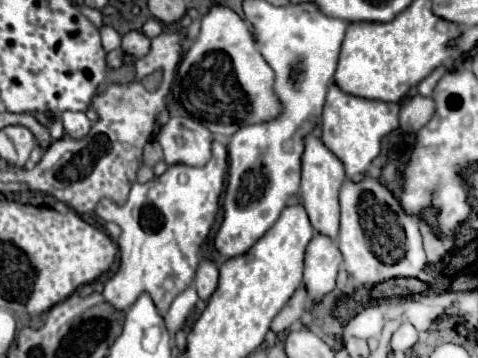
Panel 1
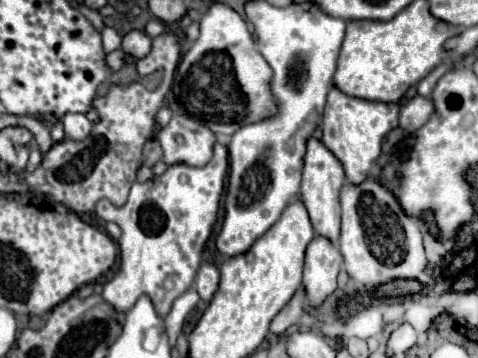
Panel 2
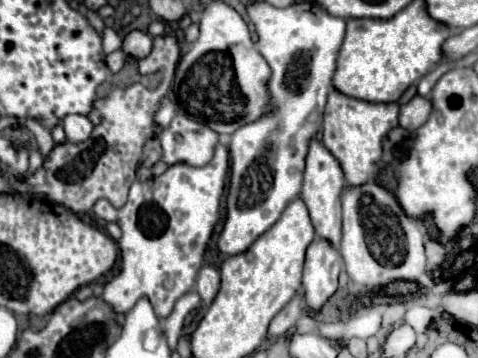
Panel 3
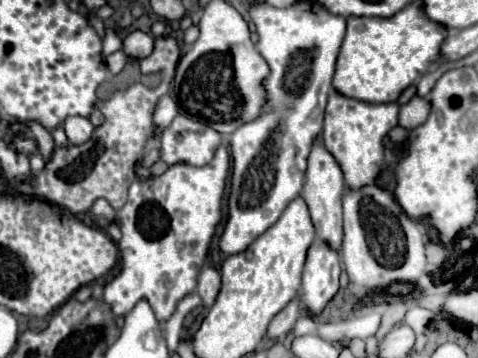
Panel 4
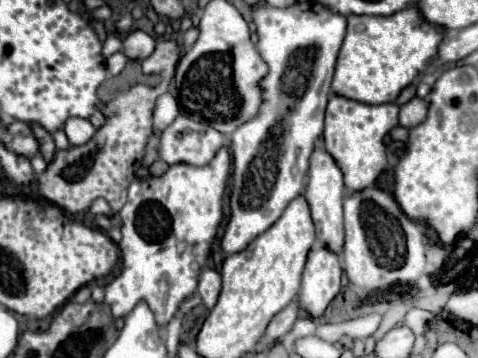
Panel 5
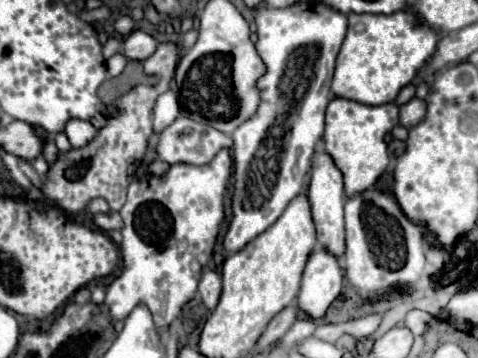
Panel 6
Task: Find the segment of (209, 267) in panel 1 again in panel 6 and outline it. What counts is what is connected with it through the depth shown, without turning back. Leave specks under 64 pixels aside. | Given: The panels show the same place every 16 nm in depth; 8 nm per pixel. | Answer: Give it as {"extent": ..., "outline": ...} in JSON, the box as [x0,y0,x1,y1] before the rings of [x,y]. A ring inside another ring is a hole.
{"extent":[198,268,222,310],"outline":[[[206,268],[200,276],[200,284],[198,284],[198,294],[202,298],[202,302],[206,304],[208,310],[212,310],[216,304],[218,304],[218,298],[220,298],[220,292],[222,292],[222,280],[220,280],[220,274]]]}

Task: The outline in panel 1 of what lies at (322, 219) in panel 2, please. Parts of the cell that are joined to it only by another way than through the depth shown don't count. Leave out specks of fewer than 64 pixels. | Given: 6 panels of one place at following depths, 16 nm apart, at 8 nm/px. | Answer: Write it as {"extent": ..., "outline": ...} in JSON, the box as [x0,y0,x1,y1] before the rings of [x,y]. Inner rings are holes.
{"extent":[300,134,346,238],"outline":[[[314,134],[304,136],[304,154],[302,154],[302,184],[300,184],[300,194],[304,208],[308,212],[310,224],[316,232],[322,232],[326,236],[336,238],[338,236],[338,218],[340,218],[340,206],[338,206],[338,190],[340,184],[346,178],[346,170],[342,160],[330,152],[322,140]]]}

